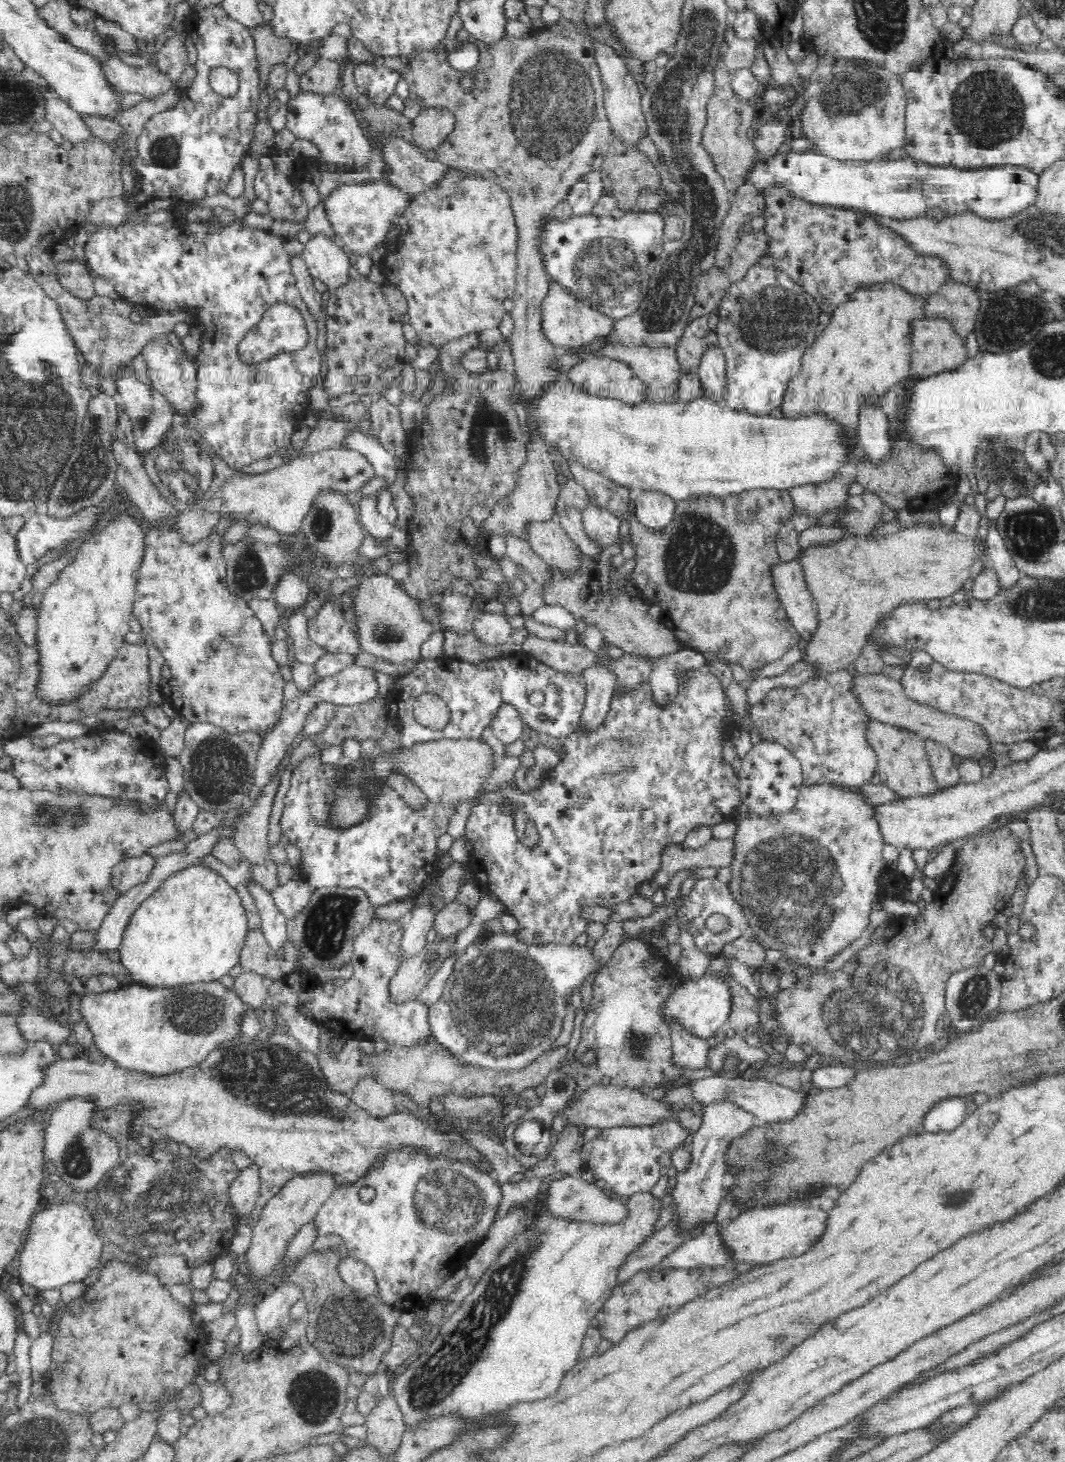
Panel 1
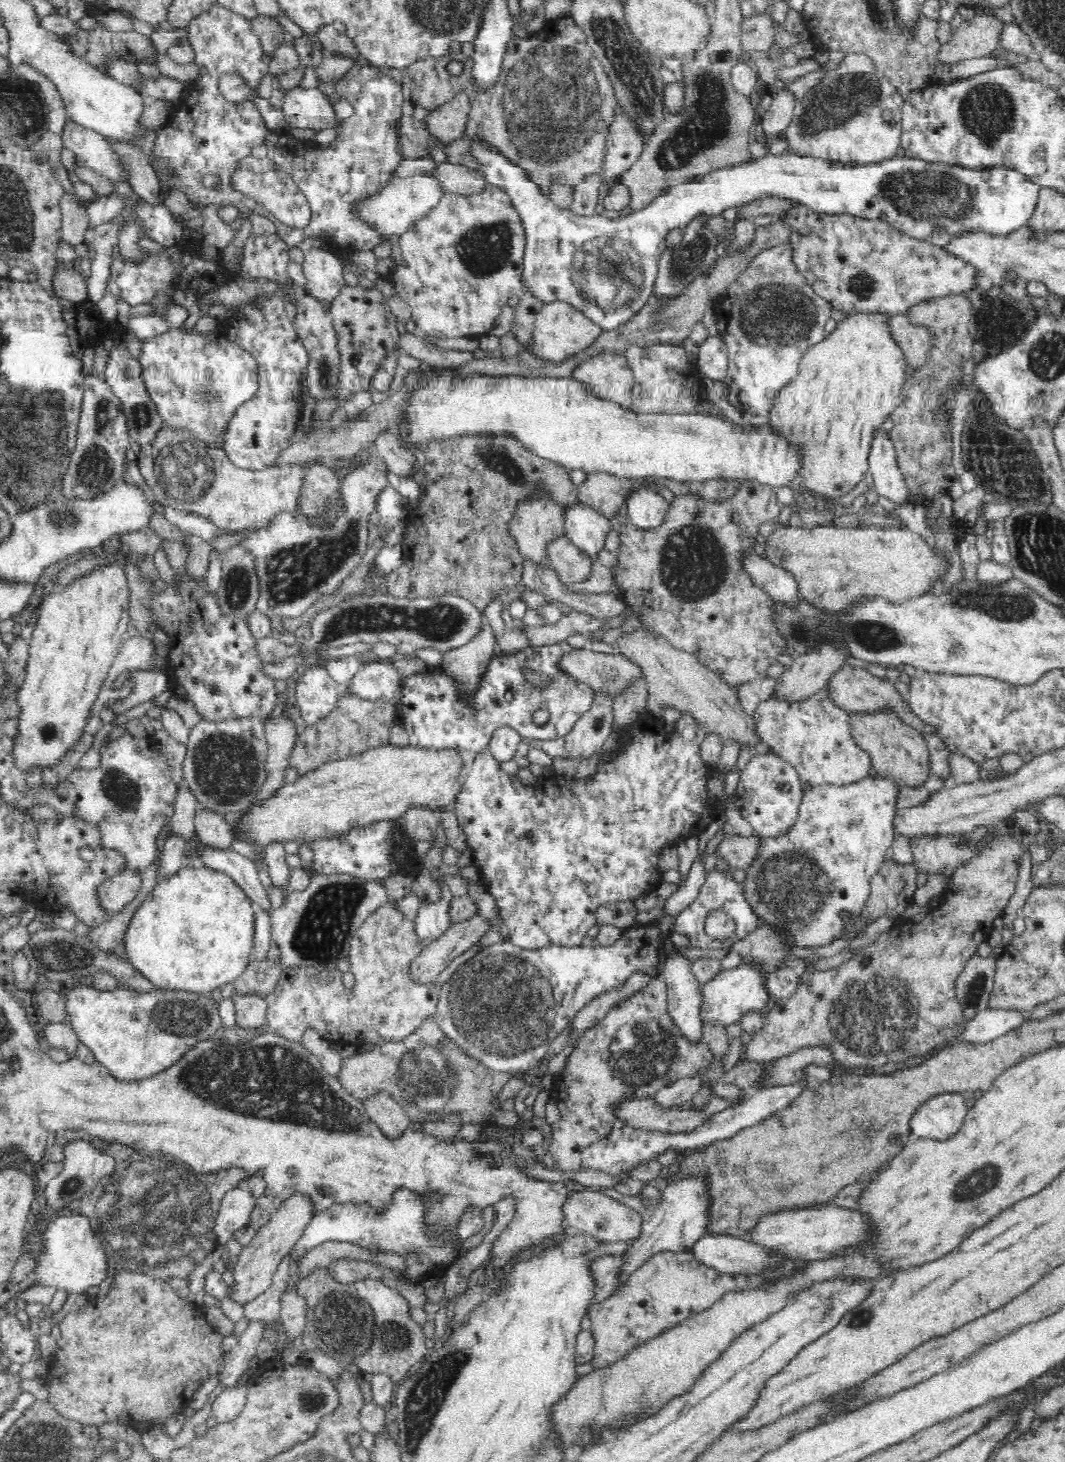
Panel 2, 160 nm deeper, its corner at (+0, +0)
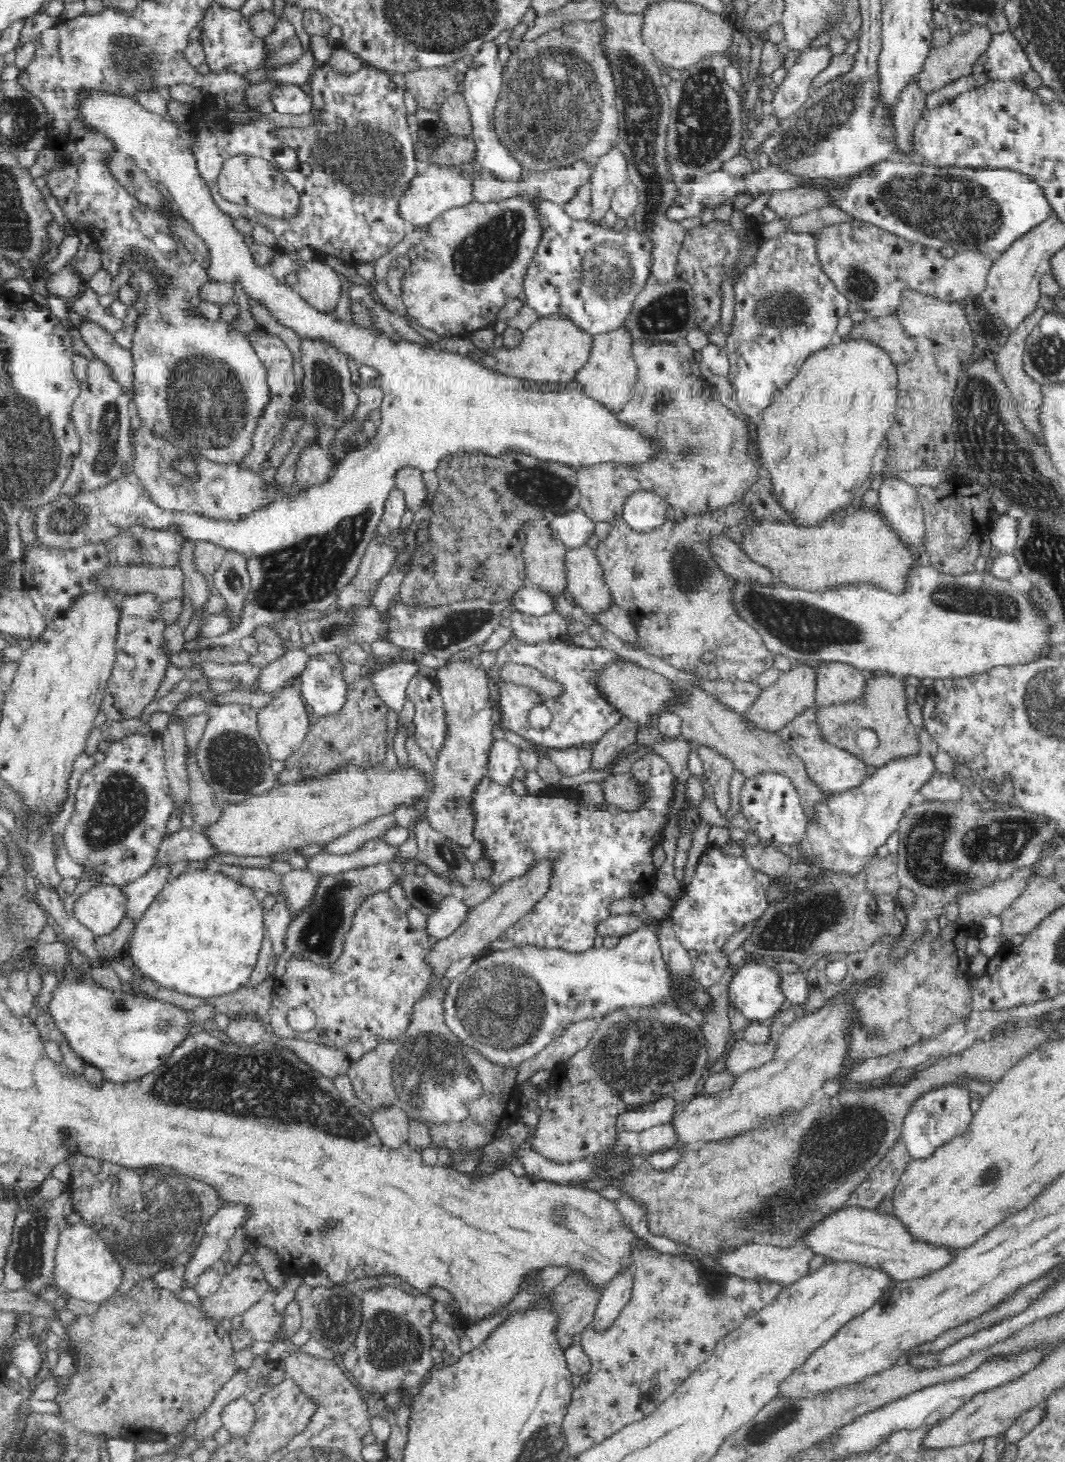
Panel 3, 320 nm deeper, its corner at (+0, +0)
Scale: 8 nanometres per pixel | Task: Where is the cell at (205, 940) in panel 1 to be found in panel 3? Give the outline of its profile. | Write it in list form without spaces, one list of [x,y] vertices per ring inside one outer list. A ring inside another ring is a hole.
[[[185,869],[178,877],[170,879],[163,889],[156,895],[156,898],[144,910],[140,920],[135,922],[135,930],[127,945],[126,956],[128,963],[136,971],[138,975],[144,978],[150,978],[154,983],[165,989],[172,989],[179,994],[190,995],[191,997],[200,997],[205,1000],[210,1000],[214,997],[224,996],[234,990],[238,990],[249,983],[250,976],[253,972],[256,960],[258,960],[258,952],[262,946],[262,938],[264,938],[264,913],[265,910],[260,906],[256,892],[251,888],[244,886],[242,883],[228,878],[222,872],[210,872],[209,869]]]

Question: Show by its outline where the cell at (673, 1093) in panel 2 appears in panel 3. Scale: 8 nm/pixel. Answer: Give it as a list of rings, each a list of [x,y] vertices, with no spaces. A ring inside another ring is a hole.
[[[664,1095],[658,1100],[639,1104],[636,1108],[621,1112],[617,1116],[618,1131],[639,1131],[658,1124],[671,1121],[676,1108],[676,1099],[672,1095]]]

